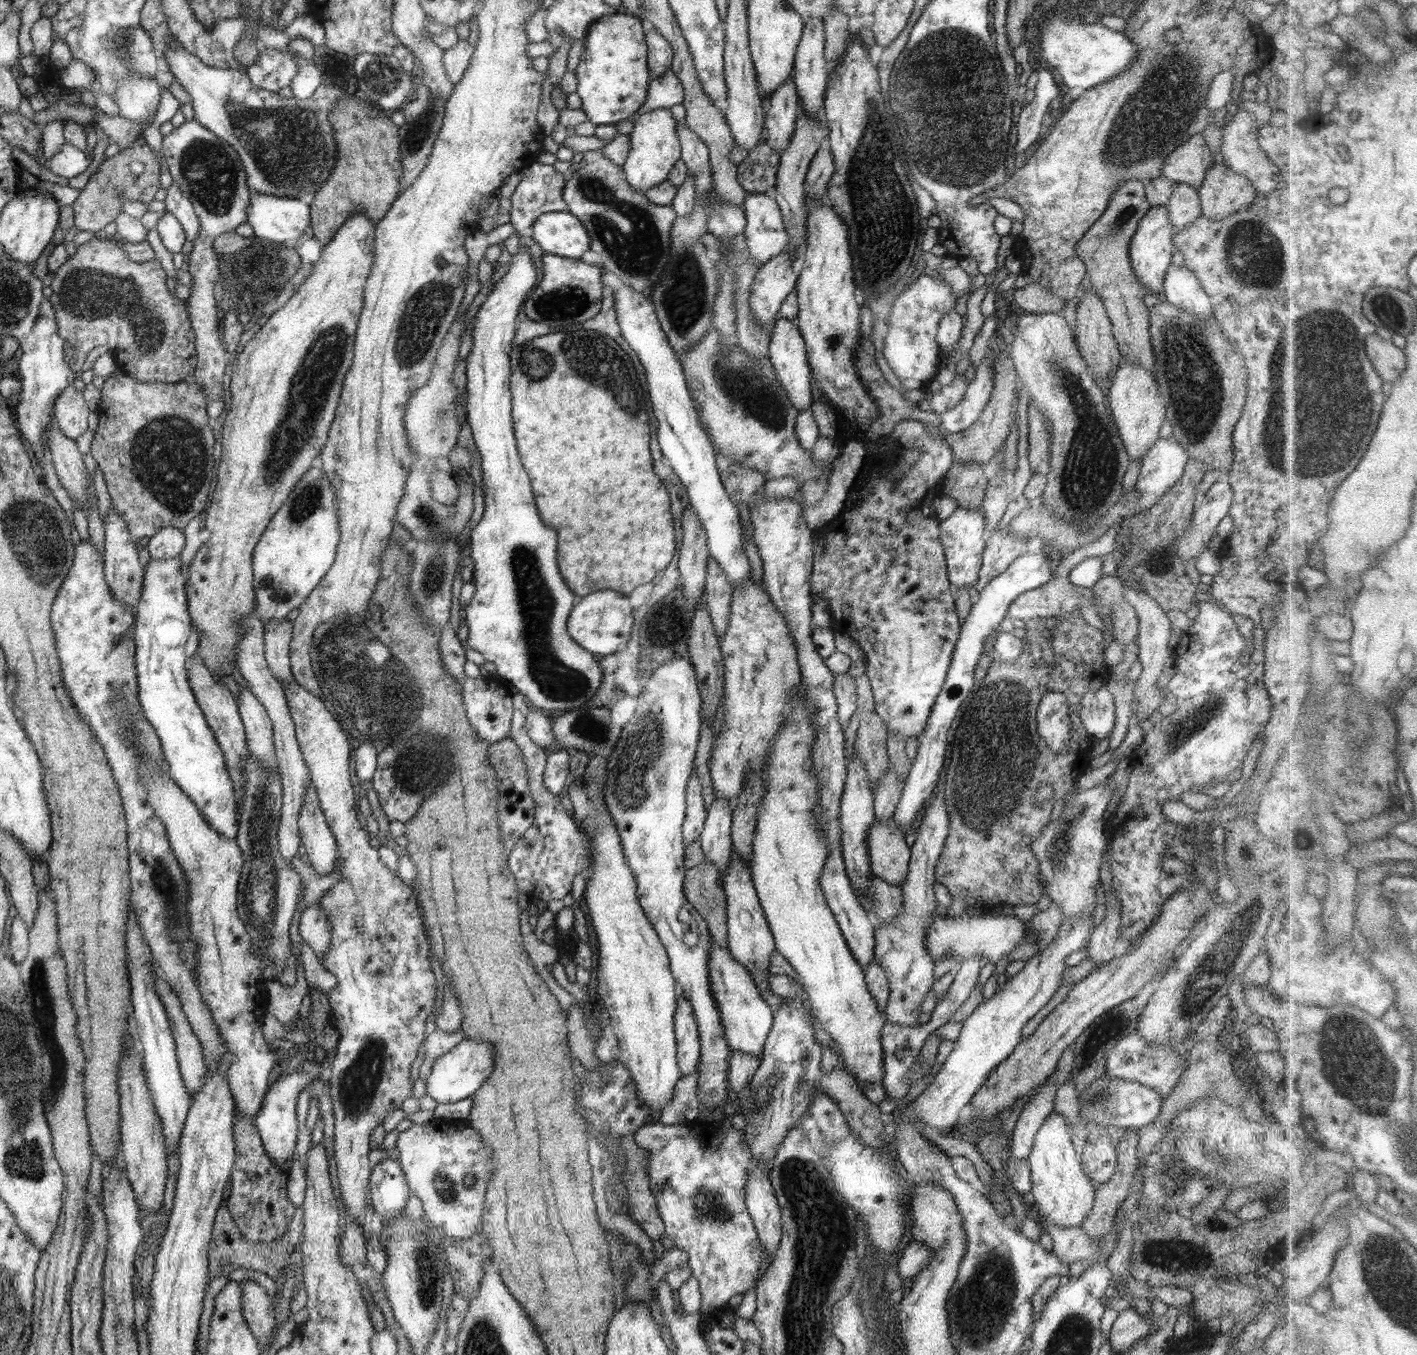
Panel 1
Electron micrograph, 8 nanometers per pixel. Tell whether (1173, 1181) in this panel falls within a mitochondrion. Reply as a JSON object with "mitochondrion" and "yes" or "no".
{"mitochondrion":"yes"}

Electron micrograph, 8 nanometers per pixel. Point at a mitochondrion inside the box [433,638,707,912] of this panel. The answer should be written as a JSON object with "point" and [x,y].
{"point":[648,742]}

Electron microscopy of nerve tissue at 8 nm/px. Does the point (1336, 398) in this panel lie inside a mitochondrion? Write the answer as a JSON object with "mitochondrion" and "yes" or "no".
{"mitochondrion":"yes"}

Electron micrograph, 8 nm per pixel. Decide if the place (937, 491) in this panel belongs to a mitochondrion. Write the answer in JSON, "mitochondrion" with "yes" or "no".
{"mitochondrion":"no"}

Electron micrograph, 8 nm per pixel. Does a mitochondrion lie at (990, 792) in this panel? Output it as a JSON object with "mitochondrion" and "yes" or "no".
{"mitochondrion":"yes"}

